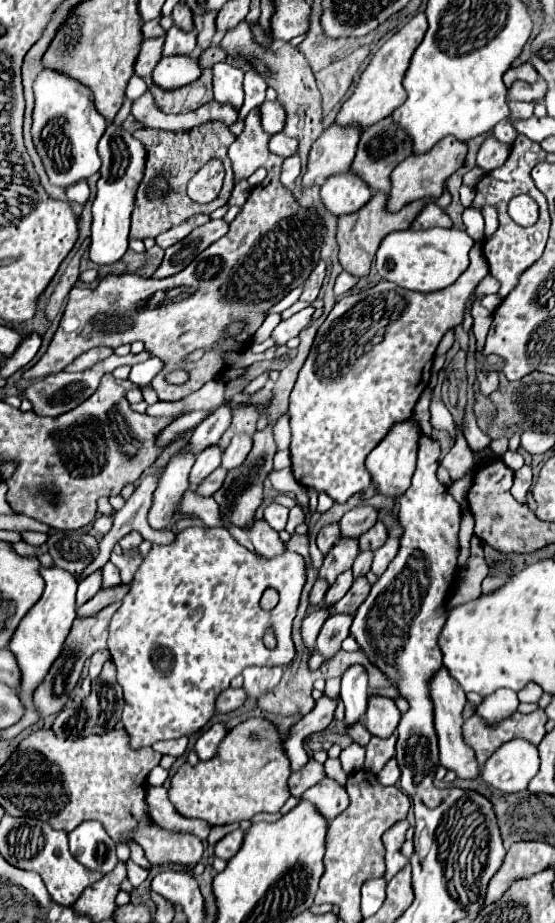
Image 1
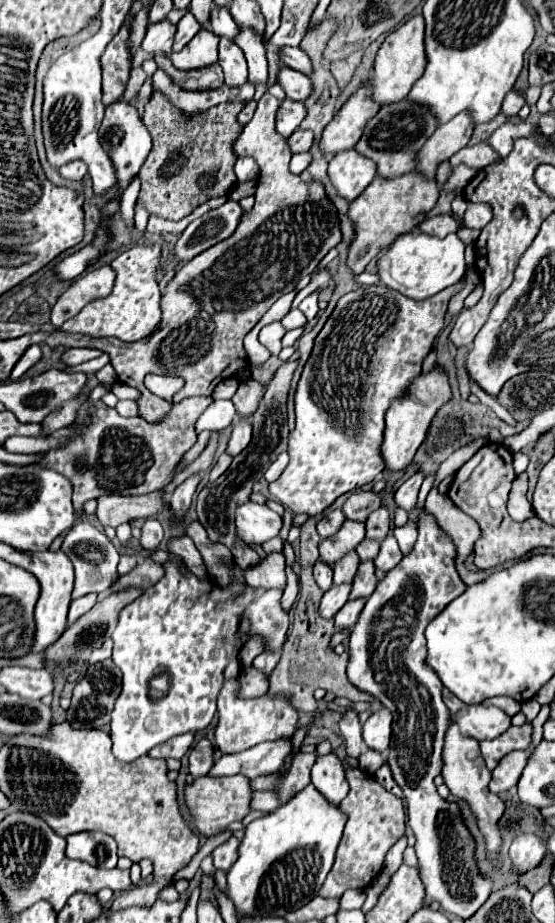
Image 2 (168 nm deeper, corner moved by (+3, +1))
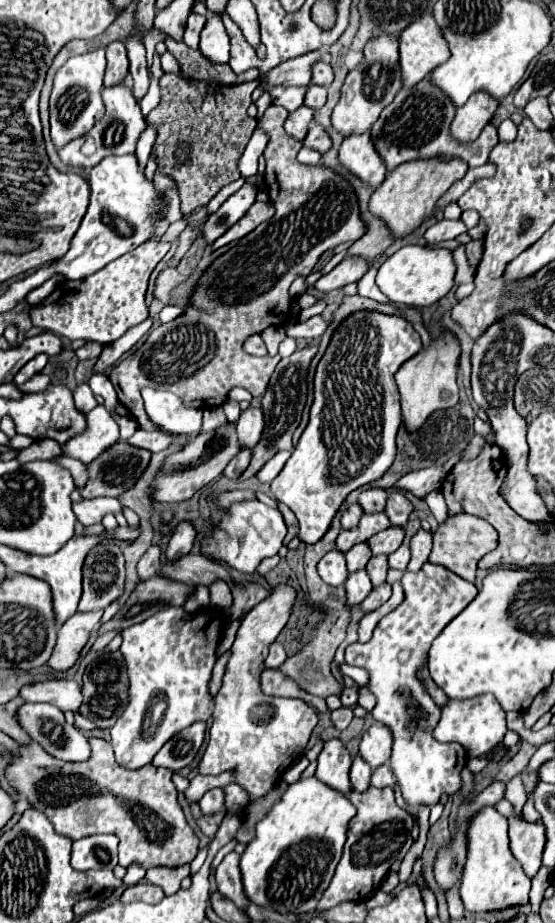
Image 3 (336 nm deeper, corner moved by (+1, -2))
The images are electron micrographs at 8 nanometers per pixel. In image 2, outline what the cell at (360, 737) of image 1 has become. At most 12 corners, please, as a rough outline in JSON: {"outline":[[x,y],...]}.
{"outline":[[366,749],[360,755],[360,769],[374,775],[386,757]]}

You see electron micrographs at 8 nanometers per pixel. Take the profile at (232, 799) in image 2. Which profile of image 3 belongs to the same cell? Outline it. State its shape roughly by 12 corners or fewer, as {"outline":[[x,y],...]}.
{"outline":[[212,788],[200,798],[204,814],[224,812],[224,790]]}

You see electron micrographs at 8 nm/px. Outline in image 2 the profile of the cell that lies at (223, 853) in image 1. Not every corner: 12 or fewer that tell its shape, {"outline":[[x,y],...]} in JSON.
{"outline":[[238,839],[216,847],[214,867],[228,871],[238,857]]}

